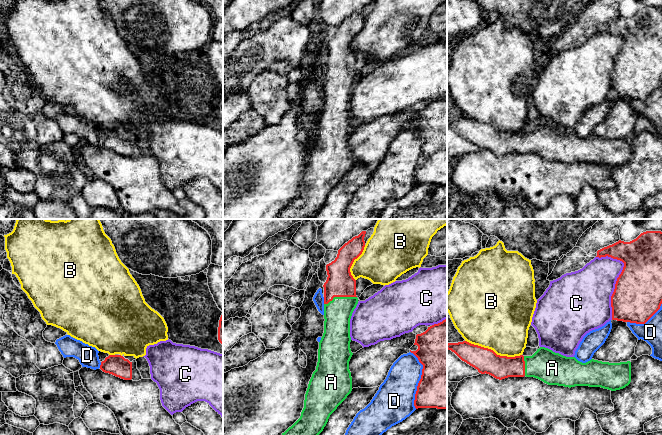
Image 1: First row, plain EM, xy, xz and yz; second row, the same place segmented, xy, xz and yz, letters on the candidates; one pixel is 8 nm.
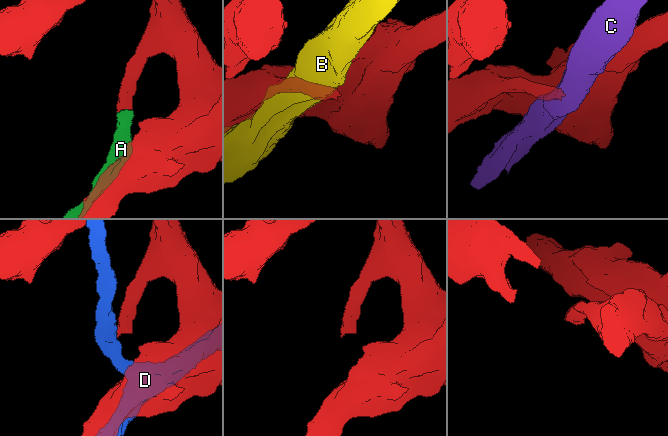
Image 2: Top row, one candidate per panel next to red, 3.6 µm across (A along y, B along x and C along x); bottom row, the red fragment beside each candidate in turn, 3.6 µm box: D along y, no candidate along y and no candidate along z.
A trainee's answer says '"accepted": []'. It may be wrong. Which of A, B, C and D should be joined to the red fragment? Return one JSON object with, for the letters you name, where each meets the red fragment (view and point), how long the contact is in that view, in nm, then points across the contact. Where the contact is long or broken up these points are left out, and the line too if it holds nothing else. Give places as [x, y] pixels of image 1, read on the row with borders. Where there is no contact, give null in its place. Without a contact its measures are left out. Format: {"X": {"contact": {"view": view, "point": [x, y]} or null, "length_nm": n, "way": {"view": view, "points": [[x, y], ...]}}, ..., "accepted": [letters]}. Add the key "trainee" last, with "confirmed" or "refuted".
{"A": {"contact": {"view": "xz", "point": [340, 296]}, "length_nm": 280}, "accepted": ["A"], "trainee": "refuted"}

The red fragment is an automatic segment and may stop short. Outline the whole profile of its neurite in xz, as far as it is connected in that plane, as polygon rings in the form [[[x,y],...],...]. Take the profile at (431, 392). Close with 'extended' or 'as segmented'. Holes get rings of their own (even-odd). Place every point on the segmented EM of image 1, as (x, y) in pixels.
[[[447,319],[417,334],[414,345],[417,345],[418,349],[410,350],[410,352],[423,365],[421,379],[415,394],[415,408],[447,409]]] | as segmented

